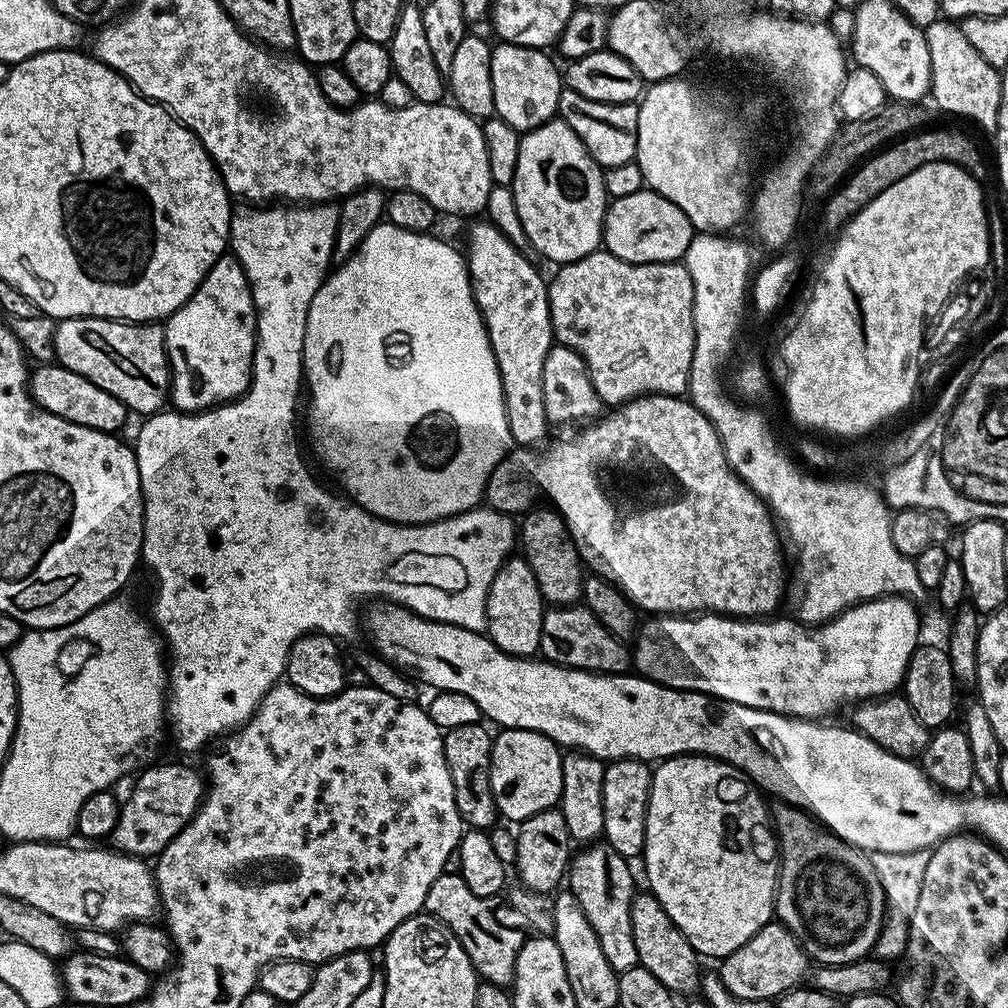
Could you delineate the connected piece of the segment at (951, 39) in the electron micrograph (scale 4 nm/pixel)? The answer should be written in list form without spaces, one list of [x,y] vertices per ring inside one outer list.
[[[948,18],[935,20],[928,28],[923,29],[926,38],[926,46],[930,46],[930,70],[932,71],[931,99],[936,99],[936,104],[944,112],[953,112],[956,116],[965,116],[973,120],[980,128],[985,128],[988,134],[995,133],[998,122],[998,110],[1000,109],[1000,77],[1001,73],[970,42],[966,34],[962,34],[959,23]]]

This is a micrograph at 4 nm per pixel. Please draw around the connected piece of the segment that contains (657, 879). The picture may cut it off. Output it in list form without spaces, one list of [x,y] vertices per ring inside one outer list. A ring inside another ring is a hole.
[[[671,756],[669,760],[661,760],[652,772],[652,785],[648,791],[648,813],[646,814],[646,838],[644,839],[644,872],[648,875],[647,887],[656,896],[658,902],[665,907],[665,912],[673,919],[678,928],[689,940],[690,946],[701,957],[729,956],[738,946],[750,942],[762,926],[766,926],[773,919],[776,906],[776,882],[778,879],[778,841],[774,831],[773,821],[770,819],[770,808],[764,805],[765,797],[761,789],[757,788],[744,773],[738,771],[733,764],[724,760],[713,760],[711,756]]]

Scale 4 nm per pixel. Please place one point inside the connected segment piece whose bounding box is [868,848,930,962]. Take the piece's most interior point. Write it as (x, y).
(901, 874)

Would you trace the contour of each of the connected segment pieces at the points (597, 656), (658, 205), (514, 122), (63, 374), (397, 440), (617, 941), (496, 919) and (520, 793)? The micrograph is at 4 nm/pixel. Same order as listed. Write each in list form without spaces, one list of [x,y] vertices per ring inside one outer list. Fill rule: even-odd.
[[[552,606],[545,611],[539,655],[563,668],[577,668],[606,676],[623,676],[634,664],[629,645],[610,634],[610,630],[606,630],[606,626],[594,618],[592,611],[583,606]]]
[[[641,190],[634,194],[626,194],[626,198],[612,200],[604,210],[603,247],[610,254],[622,258],[631,264],[667,264],[676,262],[690,246],[694,229],[687,215],[674,204],[651,190]]]
[[[497,43],[490,58],[490,78],[494,82],[495,115],[523,134],[542,126],[557,115],[562,91],[562,72],[556,69],[547,51],[517,44]]]
[[[55,362],[41,363],[31,369],[30,395],[32,401],[42,410],[58,418],[66,418],[66,422],[74,422],[78,426],[94,430],[116,434],[130,419],[128,407],[118,402],[114,394],[106,394],[106,390],[102,390],[102,386],[94,386],[90,378],[82,378],[82,374],[74,374],[74,370],[66,370]]]
[[[382,222],[366,234],[366,238],[358,246],[358,250],[349,258],[339,265],[340,268],[331,273],[325,279],[323,286],[316,291],[314,298],[310,302],[310,310],[306,314],[306,338],[304,339],[304,380],[306,381],[306,392],[312,395],[312,409],[308,412],[308,428],[312,431],[312,444],[316,447],[316,452],[320,455],[320,460],[329,468],[330,471],[336,472],[340,479],[340,484],[345,488],[353,504],[362,506],[366,511],[374,513],[378,518],[383,520],[393,520],[396,524],[429,524],[435,520],[445,520],[448,516],[456,516],[459,512],[468,512],[471,508],[477,507],[481,503],[484,495],[484,487],[498,462],[509,451],[512,435],[506,422],[506,406],[504,405],[504,395],[502,394],[502,382],[498,374],[496,359],[492,353],[492,347],[488,341],[488,331],[484,325],[484,320],[480,317],[480,311],[476,305],[476,299],[472,297],[472,279],[468,277],[468,265],[465,257],[460,256],[444,240],[435,240],[435,235],[425,234],[422,232],[411,232],[402,230],[398,226]]]
[[[593,842],[583,850],[577,851],[570,864],[566,876],[567,887],[578,898],[578,906],[586,914],[590,926],[594,926],[594,934],[598,934],[598,942],[602,946],[602,954],[606,954],[606,962],[616,973],[625,972],[639,965],[639,952],[631,934],[631,902],[634,895],[632,888],[632,872],[628,869],[629,861],[619,856],[606,842]]]
[[[444,874],[437,878],[434,886],[430,886],[430,894],[426,894],[424,912],[441,920],[452,931],[454,938],[462,942],[462,950],[466,950],[481,981],[508,986],[511,985],[512,976],[516,972],[518,950],[522,950],[526,936],[518,929],[506,926],[497,913],[496,916],[492,913],[488,904],[491,903],[485,897],[474,894],[474,890],[466,886],[461,876]]]
[[[506,728],[495,733],[490,762],[490,786],[501,817],[523,822],[553,807],[562,794],[562,762],[559,744],[534,730]]]

